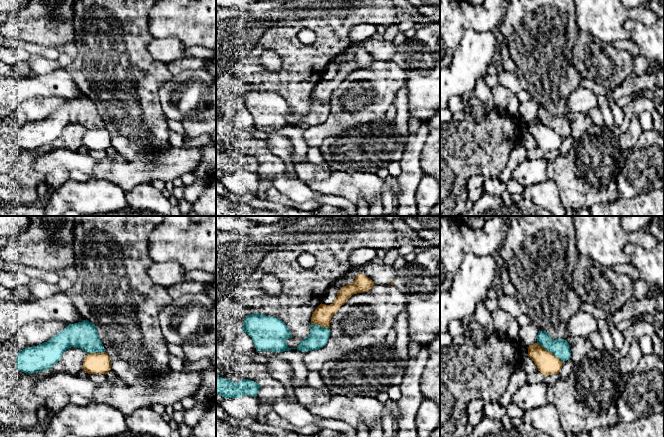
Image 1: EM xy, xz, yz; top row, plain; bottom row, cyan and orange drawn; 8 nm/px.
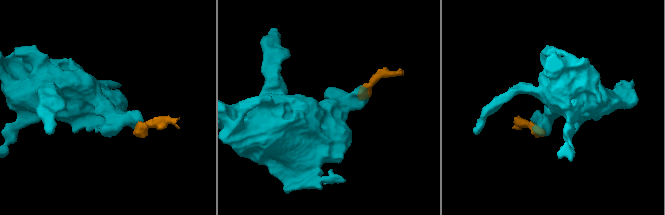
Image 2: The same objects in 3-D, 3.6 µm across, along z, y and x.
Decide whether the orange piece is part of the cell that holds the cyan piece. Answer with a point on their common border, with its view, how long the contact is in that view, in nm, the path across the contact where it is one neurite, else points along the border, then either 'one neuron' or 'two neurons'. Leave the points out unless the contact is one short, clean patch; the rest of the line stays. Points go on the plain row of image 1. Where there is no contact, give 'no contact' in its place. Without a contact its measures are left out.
yz (550, 127) | 260 nm | along yz (537, 118), (562, 138) | two neurons

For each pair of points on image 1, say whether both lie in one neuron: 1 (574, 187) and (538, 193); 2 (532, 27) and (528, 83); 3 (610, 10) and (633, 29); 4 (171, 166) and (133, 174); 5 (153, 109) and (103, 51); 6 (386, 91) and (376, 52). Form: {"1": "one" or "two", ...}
{"1": "two", "2": "one", "3": "two", "4": "one", "5": "one", "6": "two"}

